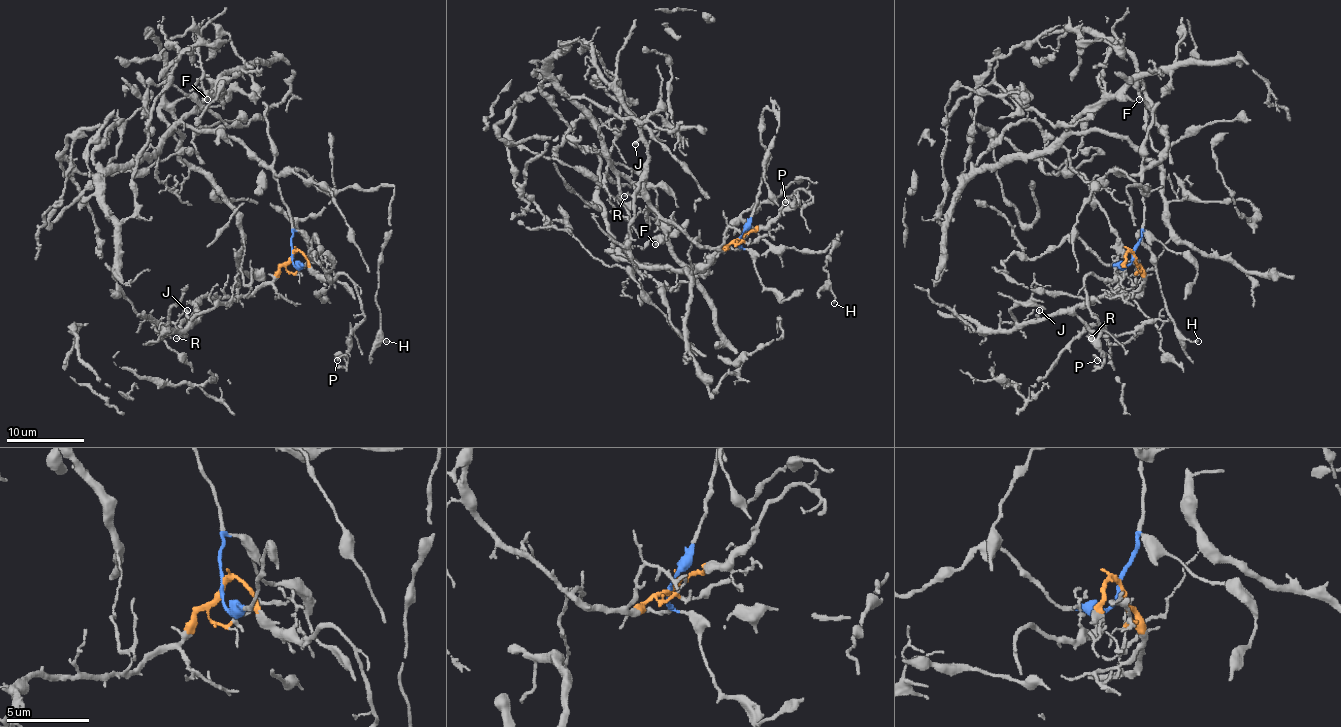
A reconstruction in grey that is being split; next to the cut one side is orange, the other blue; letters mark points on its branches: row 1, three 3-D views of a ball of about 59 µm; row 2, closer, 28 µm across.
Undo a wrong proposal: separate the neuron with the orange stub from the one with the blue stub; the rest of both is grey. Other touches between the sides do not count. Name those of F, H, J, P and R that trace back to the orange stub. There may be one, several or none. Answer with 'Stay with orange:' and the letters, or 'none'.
Stay with orange: J, P, R

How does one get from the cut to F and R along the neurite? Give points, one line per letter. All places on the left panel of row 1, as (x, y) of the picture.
F: (292, 255), (276, 173), (232, 136), (177, 119), (173, 105), (203, 76), (206, 99)
R: (292, 255), (272, 280), (263, 282), (245, 295), (203, 297), (185, 330), (175, 338)

